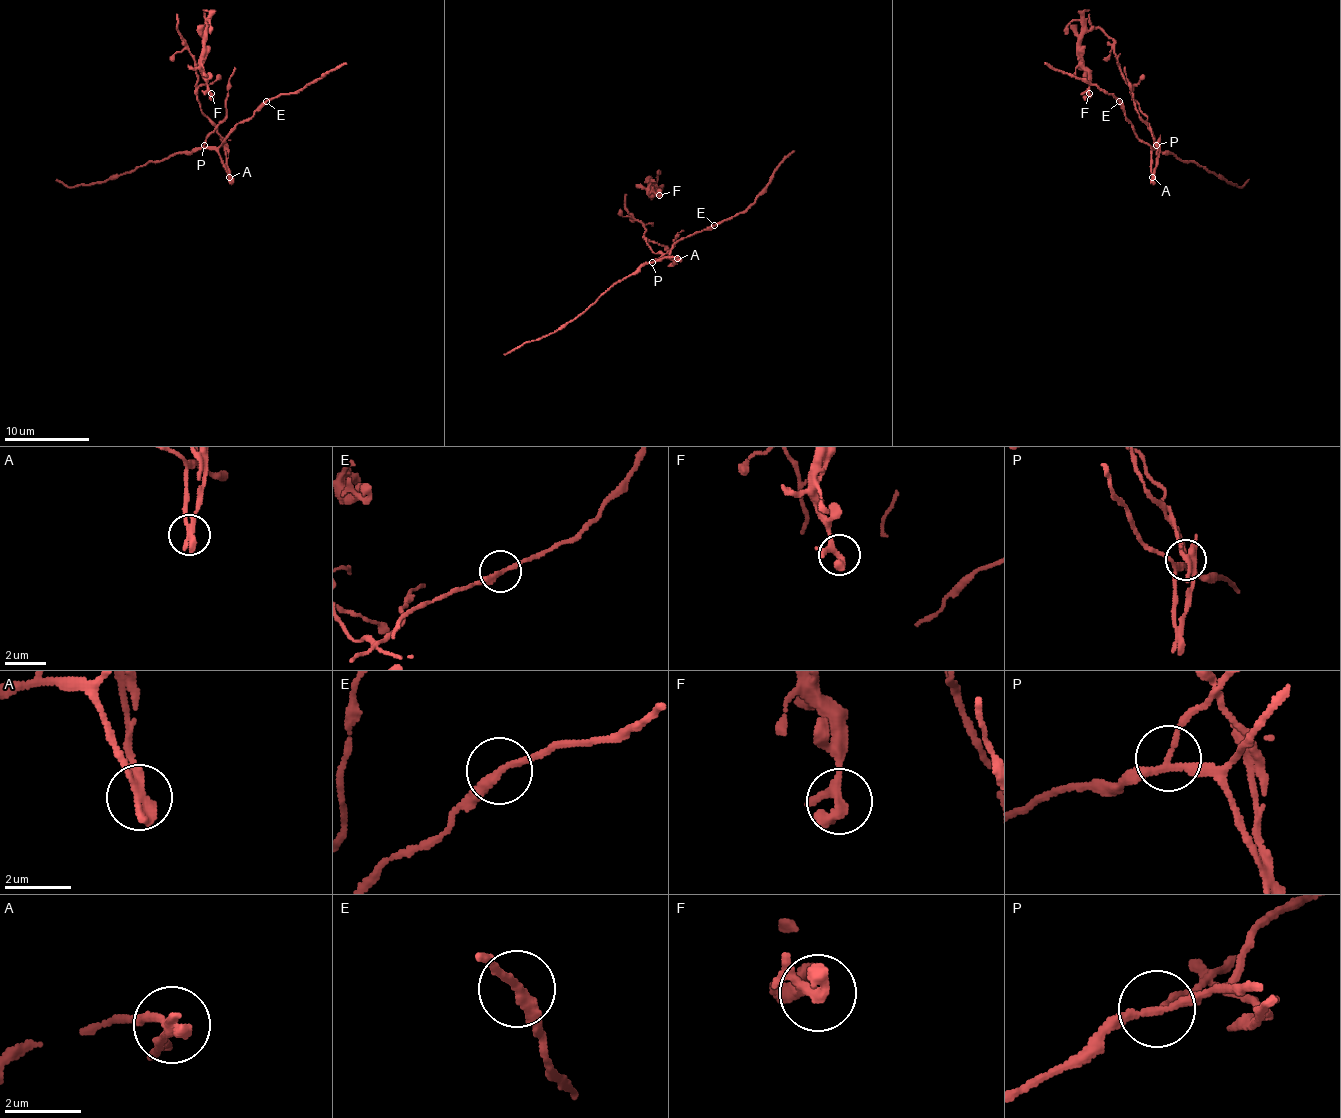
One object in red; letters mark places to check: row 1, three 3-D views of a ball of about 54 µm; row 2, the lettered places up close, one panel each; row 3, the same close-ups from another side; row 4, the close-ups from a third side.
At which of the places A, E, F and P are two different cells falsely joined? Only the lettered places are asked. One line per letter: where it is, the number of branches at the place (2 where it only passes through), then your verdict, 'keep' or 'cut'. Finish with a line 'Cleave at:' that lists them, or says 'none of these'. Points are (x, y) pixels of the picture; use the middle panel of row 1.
A: (677, 258) | 2 | cut
E: (714, 225) | 2 | keep
F: (659, 195) | 3 | keep
P: (652, 262) | 3 | cut
Cleave at: A, P

